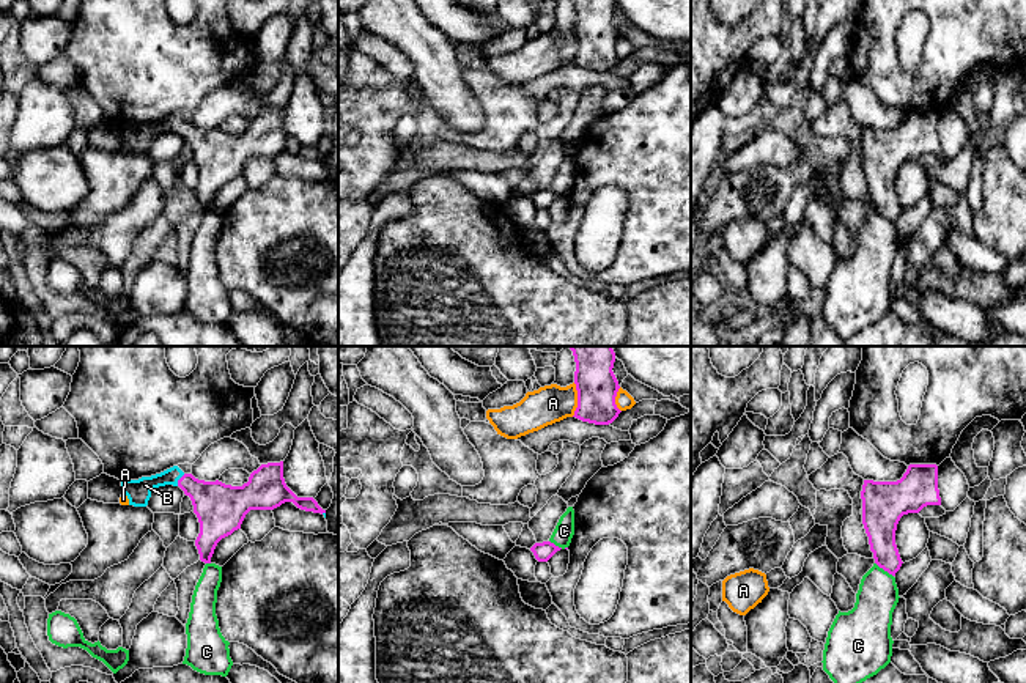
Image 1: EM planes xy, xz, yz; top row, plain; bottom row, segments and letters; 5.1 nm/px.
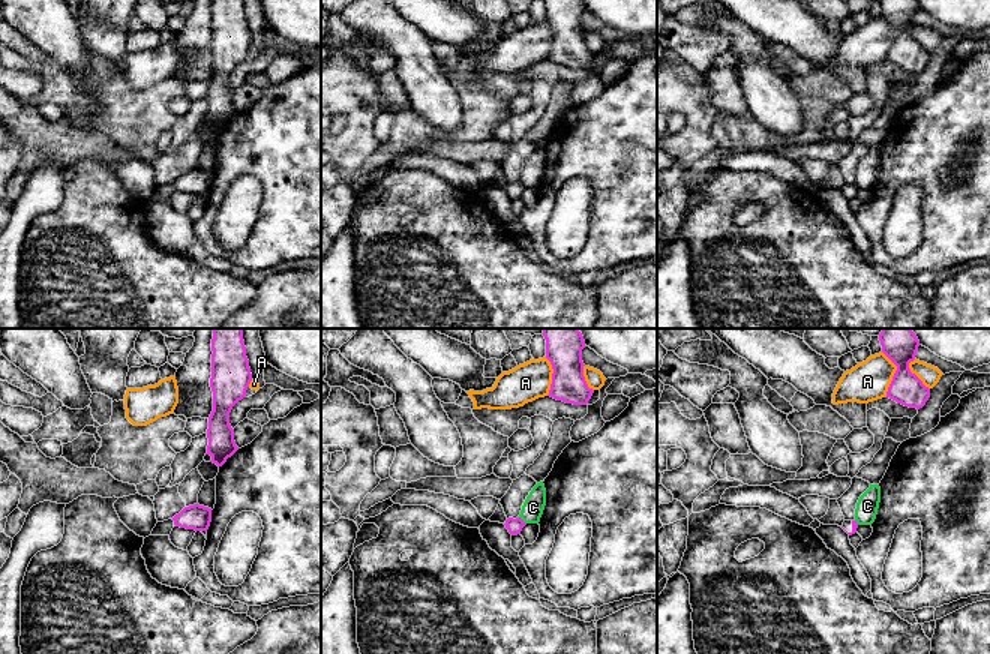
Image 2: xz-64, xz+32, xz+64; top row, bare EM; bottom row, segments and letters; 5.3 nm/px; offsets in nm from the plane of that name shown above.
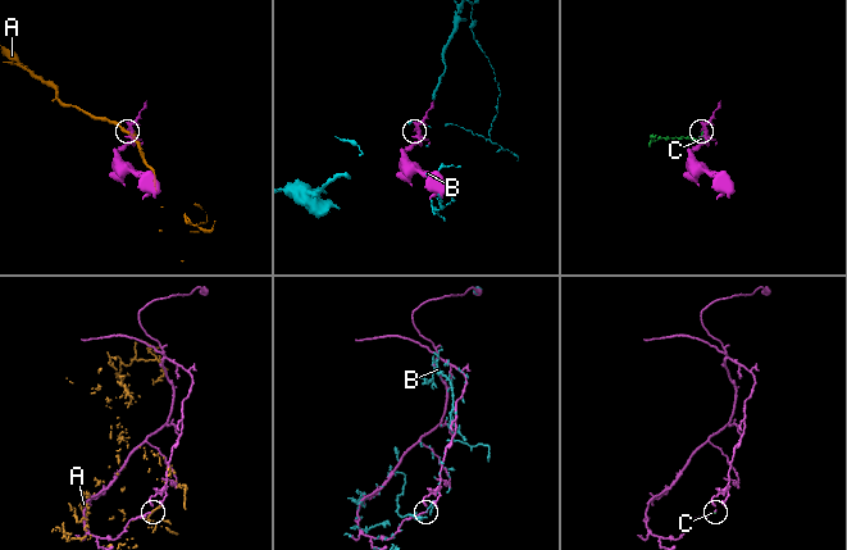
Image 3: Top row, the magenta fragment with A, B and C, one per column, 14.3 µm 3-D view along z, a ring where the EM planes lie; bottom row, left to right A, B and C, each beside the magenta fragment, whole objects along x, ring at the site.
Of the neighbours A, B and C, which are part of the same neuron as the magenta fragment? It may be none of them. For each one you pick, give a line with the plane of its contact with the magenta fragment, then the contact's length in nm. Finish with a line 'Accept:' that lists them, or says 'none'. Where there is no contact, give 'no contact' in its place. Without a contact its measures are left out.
B: meets magenta in xy; contact 80 nm long
Accept: B

